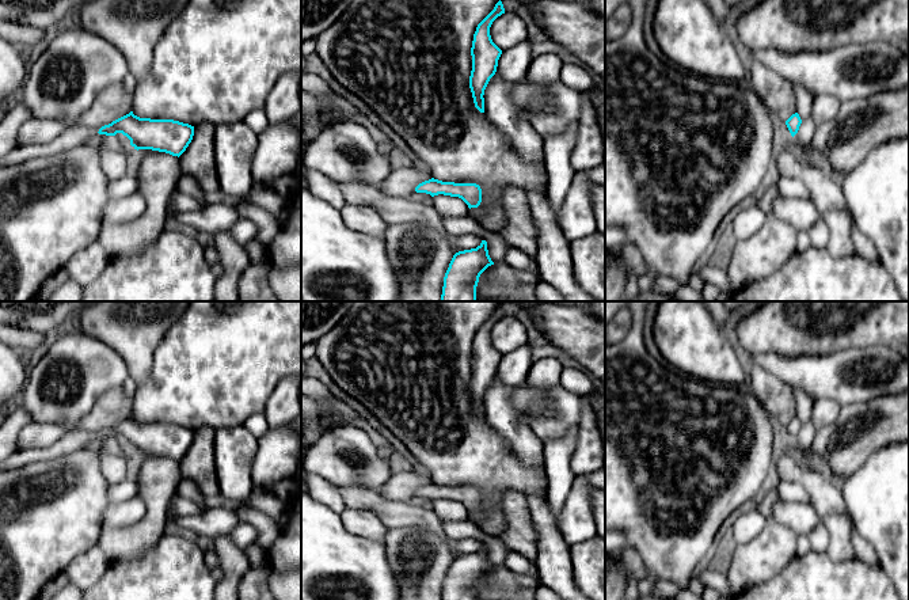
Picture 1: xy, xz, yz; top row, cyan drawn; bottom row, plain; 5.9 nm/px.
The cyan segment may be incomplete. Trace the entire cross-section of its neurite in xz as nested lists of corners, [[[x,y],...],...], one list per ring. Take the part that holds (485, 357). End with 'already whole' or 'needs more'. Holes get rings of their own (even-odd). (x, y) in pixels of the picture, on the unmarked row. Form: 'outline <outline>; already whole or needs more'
outline [[[499,304],[494,314],[478,329],[473,338],[471,352],[472,375],[469,380],[469,392],[475,411],[480,417],[484,417],[484,394],[490,383],[495,379],[498,364],[502,358],[502,354],[491,343],[490,331],[502,318],[505,318],[505,312]]]; already whole

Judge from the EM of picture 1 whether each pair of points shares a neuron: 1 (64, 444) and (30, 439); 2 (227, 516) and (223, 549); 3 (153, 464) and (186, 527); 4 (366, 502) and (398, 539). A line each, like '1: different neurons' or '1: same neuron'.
1: different neurons
2: different neurons
3: different neurons
4: different neurons

